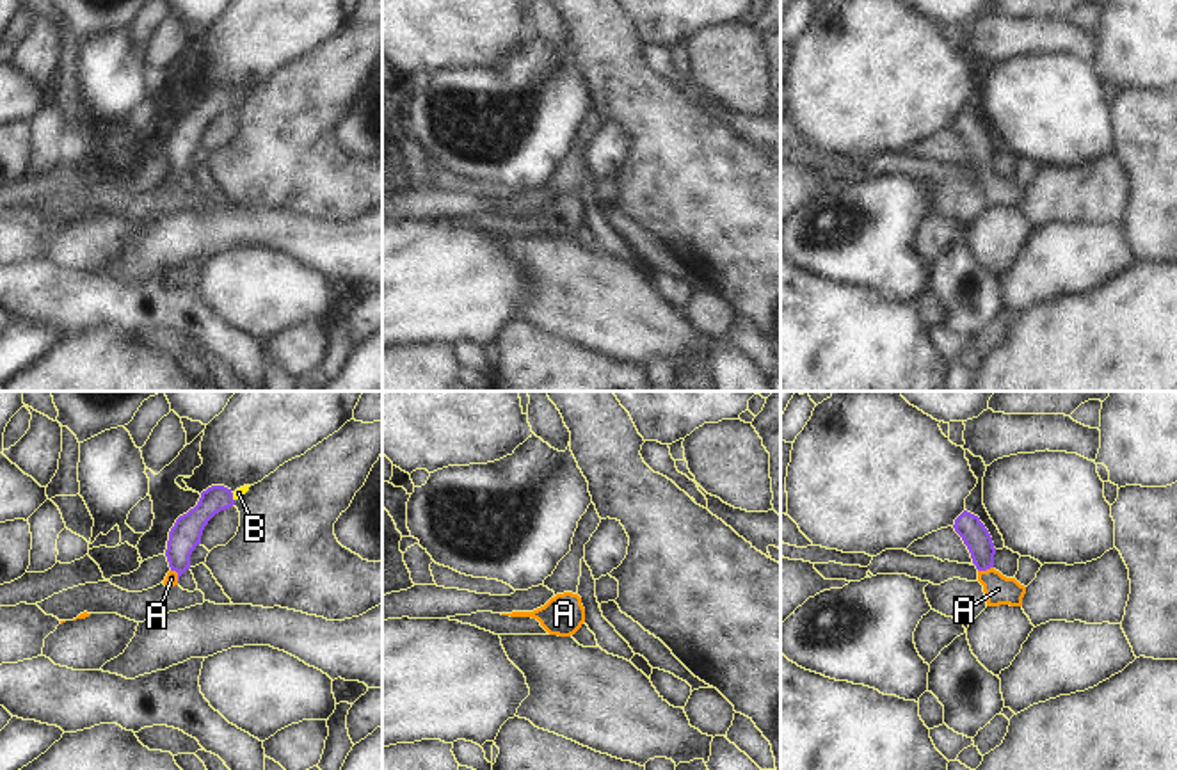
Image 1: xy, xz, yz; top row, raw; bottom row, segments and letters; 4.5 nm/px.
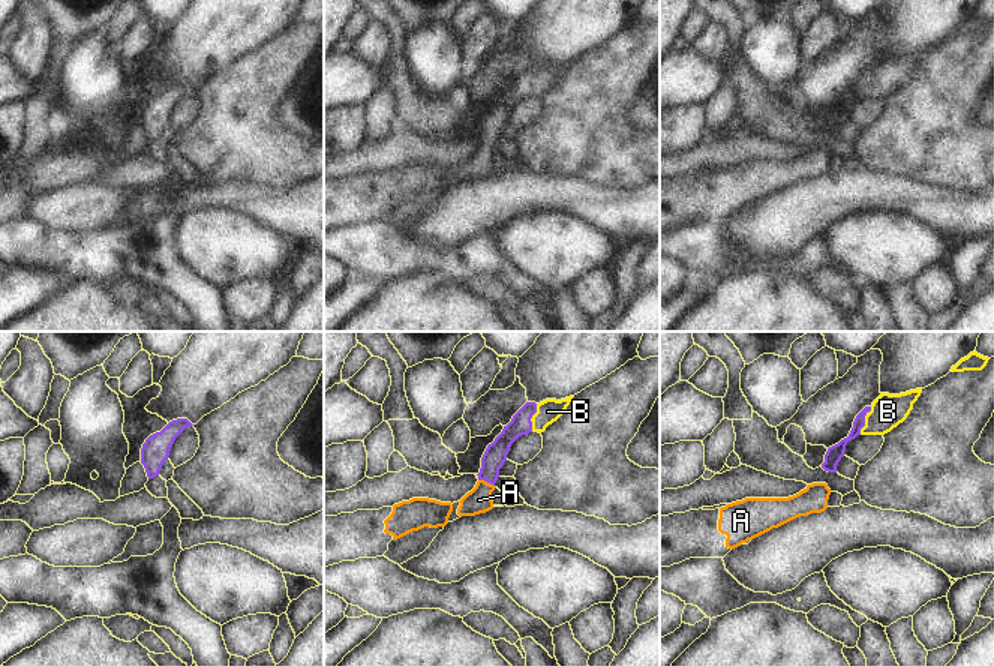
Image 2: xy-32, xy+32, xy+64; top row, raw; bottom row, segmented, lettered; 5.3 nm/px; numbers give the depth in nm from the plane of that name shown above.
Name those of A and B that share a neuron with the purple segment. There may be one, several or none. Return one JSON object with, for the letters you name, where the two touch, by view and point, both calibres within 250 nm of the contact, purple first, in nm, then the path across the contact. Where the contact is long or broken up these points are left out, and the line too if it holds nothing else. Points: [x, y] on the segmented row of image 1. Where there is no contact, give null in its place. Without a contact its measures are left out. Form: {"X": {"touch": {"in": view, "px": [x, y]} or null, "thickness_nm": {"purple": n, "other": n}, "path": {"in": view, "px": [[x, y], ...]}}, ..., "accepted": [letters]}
{"A": {"touch": {"in": "yz", "px": [985, 569]}, "thickness_nm": {"purple": 120, "other": 130}, "path": {"in": "yz", "px": [[973, 532], [982, 548], [985, 569], [998, 589]]}}, "B": {"touch": {"in": "xy", "px": [232, 497]}, "thickness_nm": {"purple": 130, "other": 50}, "path": {"in": "xy", "px": [[189, 527], [217, 498], [232, 497], [239, 493]]}}, "accepted": ["A", "B"]}

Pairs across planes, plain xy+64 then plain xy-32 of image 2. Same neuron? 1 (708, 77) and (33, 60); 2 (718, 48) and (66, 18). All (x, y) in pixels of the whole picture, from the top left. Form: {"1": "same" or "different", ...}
{"1": "different", "2": "different"}

